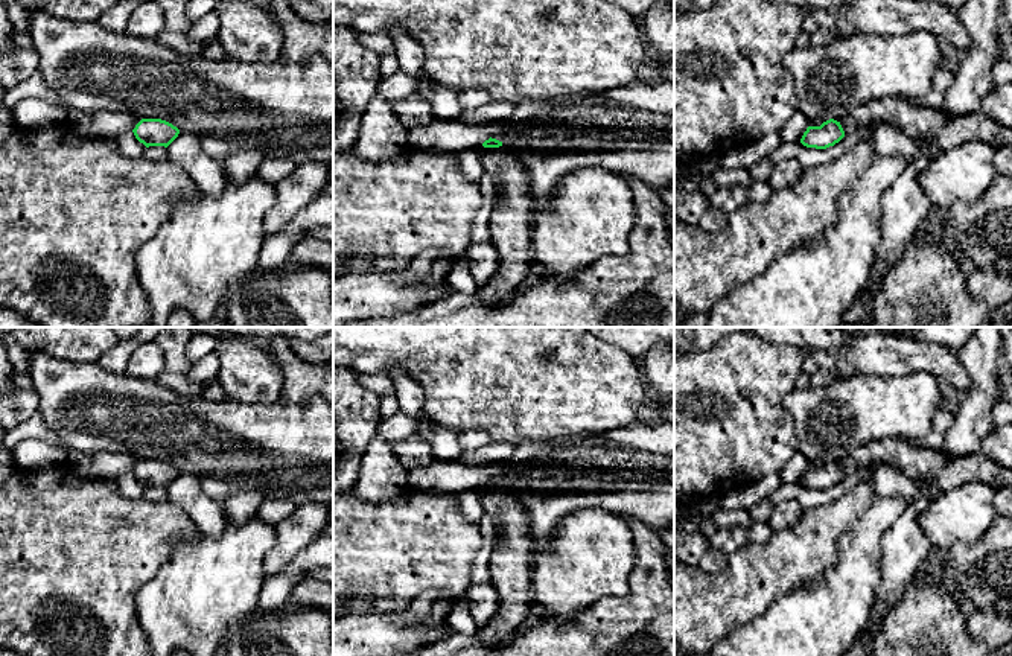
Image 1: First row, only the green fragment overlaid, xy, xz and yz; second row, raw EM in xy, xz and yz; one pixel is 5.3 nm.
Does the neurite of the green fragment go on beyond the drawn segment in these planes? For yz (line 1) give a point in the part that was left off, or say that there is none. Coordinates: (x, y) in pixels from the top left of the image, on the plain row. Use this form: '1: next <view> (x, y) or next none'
1: next yz (919, 464)

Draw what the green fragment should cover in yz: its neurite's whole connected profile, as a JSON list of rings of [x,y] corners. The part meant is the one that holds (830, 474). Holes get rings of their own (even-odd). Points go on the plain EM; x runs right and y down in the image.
[[[881,438],[855,447],[840,463],[829,460],[820,467],[808,467],[800,484],[807,489],[826,490],[846,475],[861,467],[889,464],[916,482],[934,484],[942,492],[966,482],[983,482],[994,490],[1012,487],[1012,469],[998,466],[980,452],[947,457],[944,451],[915,446],[902,438]]]

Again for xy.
[[[142,460],[132,470],[135,479],[149,487],[167,489],[180,475],[180,470],[161,460]]]

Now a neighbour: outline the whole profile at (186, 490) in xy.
[[[180,473],[166,490],[169,499],[189,514],[202,534],[212,539],[219,539],[224,534],[227,524],[224,504],[212,499],[196,476]]]

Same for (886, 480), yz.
[[[877,464],[864,481],[872,484],[878,496],[912,499],[921,492],[919,482],[909,479],[896,467],[889,464]]]

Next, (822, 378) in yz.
[[[819,368],[816,373],[811,374],[811,385],[814,388],[829,387],[837,381],[837,376],[828,370]]]

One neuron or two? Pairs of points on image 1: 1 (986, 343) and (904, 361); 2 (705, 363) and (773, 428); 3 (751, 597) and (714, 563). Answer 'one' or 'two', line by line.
1: two
2: one
3: two

